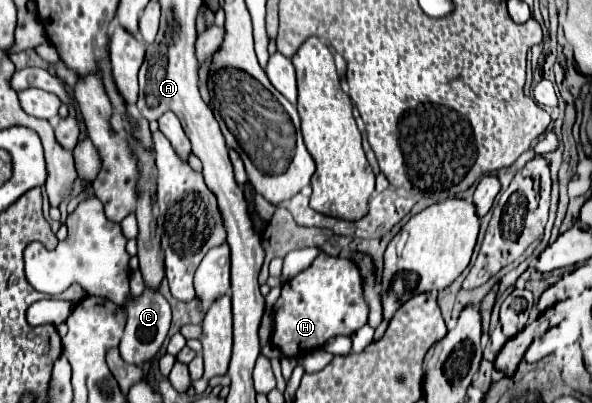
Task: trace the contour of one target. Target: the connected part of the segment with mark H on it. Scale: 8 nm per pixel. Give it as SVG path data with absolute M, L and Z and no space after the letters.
M318 254L316 260L302 270L296 278L284 282L282 294L274 304L274 330L272 330L272 344L288 358L300 358L310 354L316 348L322 348L334 336L350 336L358 328L368 322L368 304L364 300L362 290L362 274L360 268L348 258L334 258L328 254Z

